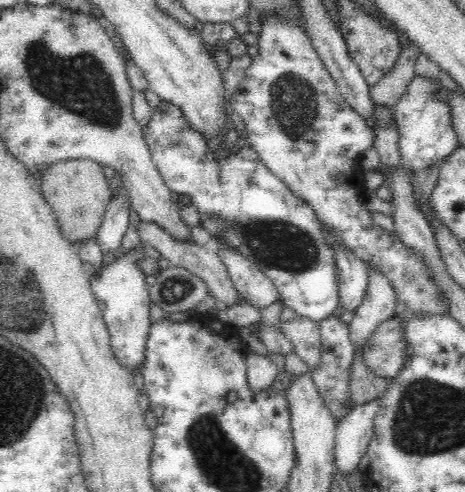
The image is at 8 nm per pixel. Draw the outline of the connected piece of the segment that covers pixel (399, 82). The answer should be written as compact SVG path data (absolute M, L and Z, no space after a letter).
M409 39L408 44L401 48L400 56L396 64L393 64L390 74L386 74L378 84L369 87L372 100L394 107L398 98L406 92L406 86L414 79L414 63L421 53L417 44Z

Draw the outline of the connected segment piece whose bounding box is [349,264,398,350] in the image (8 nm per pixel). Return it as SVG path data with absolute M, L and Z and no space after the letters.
M366 264L368 285L364 299L352 322L349 323L350 339L353 346L362 350L365 341L372 332L386 320L395 315L398 294L392 287L392 282L377 268Z

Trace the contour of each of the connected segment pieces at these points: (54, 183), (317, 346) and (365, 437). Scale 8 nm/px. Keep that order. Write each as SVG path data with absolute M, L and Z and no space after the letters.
M86 158L62 160L45 168L40 181L43 197L51 206L64 238L73 243L84 238L94 239L112 199L103 166Z
M298 316L295 320L281 322L278 326L290 340L294 353L306 363L308 370L315 369L320 364L324 352L318 324Z
M379 399L355 406L342 420L335 431L335 468L342 474L354 472L360 458L367 450L373 436L374 418L379 408Z

